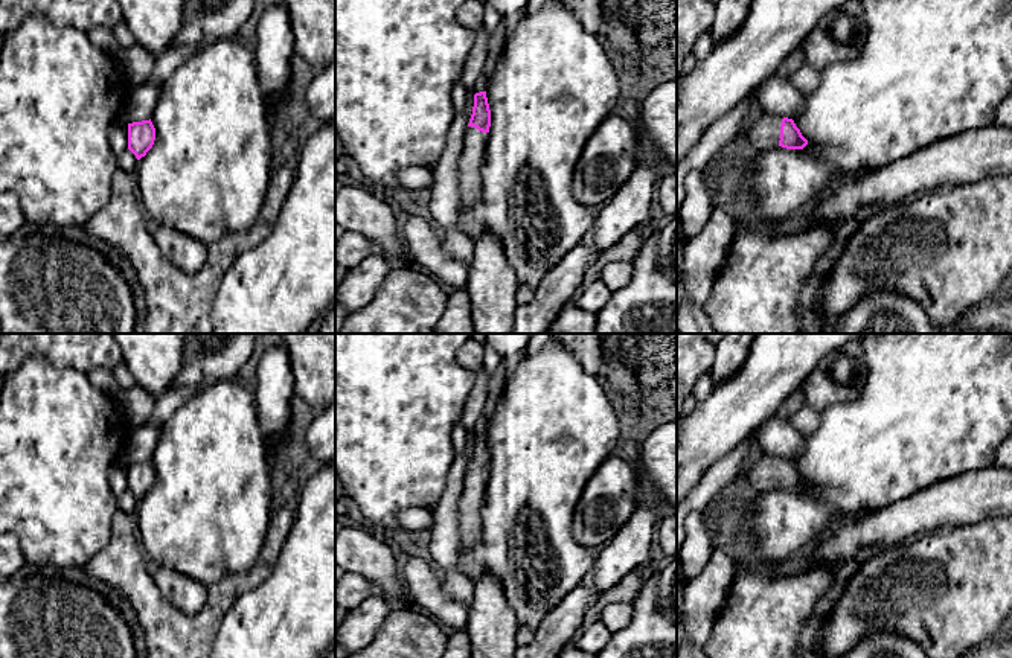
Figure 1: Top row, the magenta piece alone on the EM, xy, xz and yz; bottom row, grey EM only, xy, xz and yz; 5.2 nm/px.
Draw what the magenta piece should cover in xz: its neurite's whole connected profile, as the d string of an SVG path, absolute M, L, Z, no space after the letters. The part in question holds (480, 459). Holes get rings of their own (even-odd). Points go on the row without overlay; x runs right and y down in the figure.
M486 433L474 436L472 455L463 478L463 490L459 498L459 551L471 548L482 532L482 504L489 480L491 451Z

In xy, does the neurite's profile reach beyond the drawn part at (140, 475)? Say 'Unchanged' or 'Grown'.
Unchanged

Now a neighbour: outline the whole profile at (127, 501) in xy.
M128 489L117 495L117 510L134 515L137 504L139 501Z

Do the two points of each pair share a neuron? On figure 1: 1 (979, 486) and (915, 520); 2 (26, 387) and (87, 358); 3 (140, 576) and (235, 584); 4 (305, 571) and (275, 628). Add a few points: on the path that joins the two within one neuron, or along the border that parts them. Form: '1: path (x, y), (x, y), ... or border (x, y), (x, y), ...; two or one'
1: path (963, 500), (930, 511); one
2: border (37, 354), (57, 366), (72, 366), (86, 373); two
3: path (154, 603), (172, 622), (198, 622), (209, 611); one
4: path (305, 585), (305, 597), (288, 614); one

